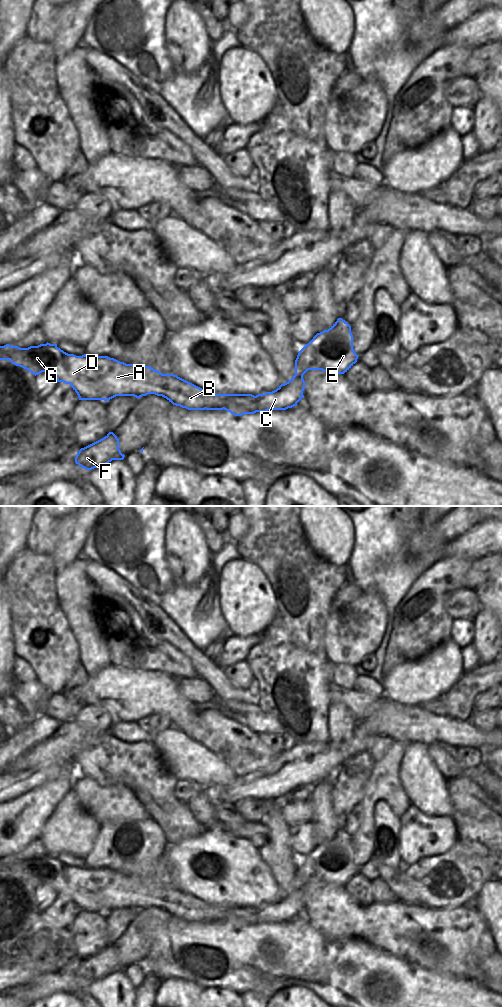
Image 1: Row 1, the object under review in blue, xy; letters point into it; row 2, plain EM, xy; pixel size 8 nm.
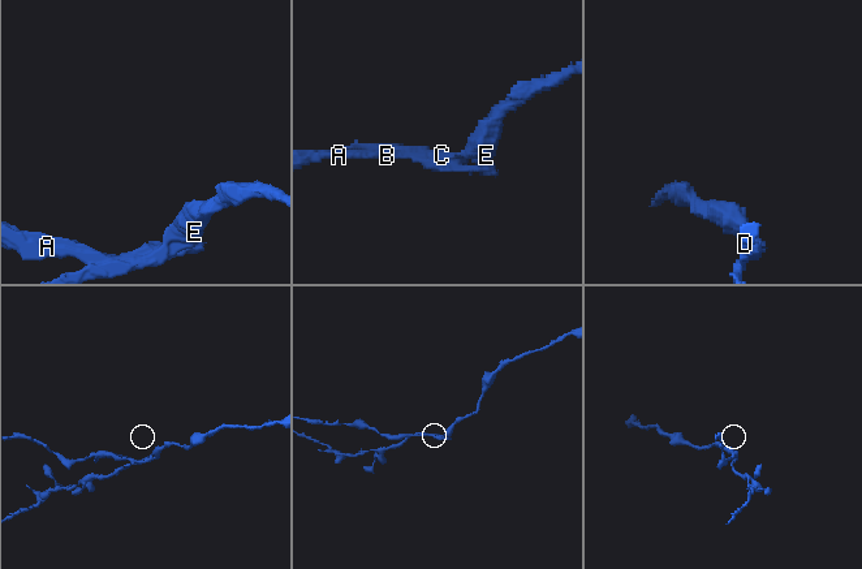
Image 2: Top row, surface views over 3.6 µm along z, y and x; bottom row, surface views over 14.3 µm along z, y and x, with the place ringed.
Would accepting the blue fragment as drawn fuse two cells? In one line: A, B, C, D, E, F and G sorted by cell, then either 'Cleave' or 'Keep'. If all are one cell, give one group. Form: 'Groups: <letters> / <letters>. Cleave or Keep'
Groups: A B D G / C E F. Cleave

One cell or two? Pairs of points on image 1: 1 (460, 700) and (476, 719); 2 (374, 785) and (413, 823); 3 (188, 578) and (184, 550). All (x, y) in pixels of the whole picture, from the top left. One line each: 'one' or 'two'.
1: two
2: two
3: one

